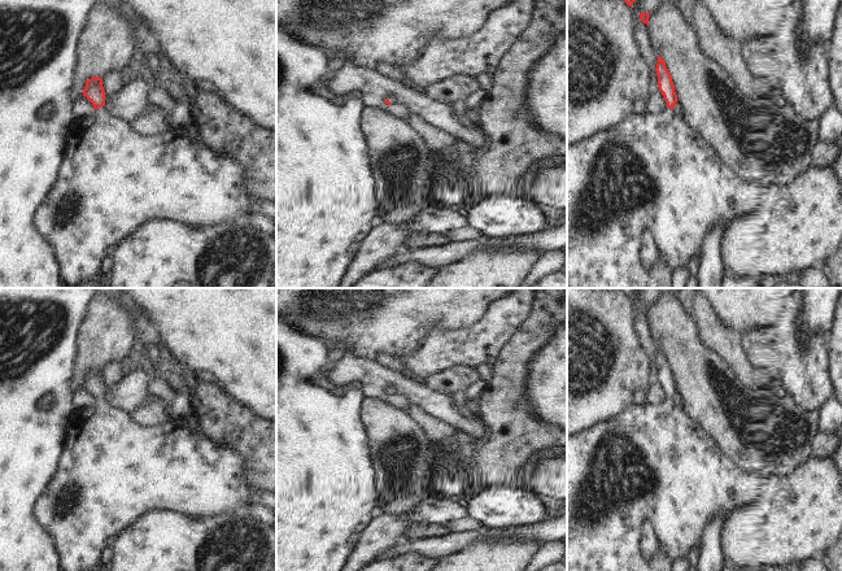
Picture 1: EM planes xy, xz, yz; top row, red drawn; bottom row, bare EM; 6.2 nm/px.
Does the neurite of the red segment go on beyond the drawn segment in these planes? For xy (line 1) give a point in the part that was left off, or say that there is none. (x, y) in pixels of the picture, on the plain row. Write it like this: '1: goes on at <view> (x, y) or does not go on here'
1: goes on at xy (114, 470)

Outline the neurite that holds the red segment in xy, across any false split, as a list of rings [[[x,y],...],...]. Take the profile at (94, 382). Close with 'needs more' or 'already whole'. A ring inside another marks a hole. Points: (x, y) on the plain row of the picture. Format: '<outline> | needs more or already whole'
[[[99,367],[86,372],[83,387],[92,393],[93,402],[77,410],[56,479],[38,504],[38,518],[53,536],[66,571],[109,571],[108,552],[112,540],[149,511],[165,509],[187,516],[241,514],[248,513],[249,504],[258,500],[259,491],[245,479],[247,461],[231,444],[214,441],[183,418],[143,423],[134,413],[112,406],[104,397],[105,382]]] | needs more

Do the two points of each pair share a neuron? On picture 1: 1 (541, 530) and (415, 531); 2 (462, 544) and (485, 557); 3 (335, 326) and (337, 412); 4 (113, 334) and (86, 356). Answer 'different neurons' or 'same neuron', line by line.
1: different neurons
2: different neurons
3: different neurons
4: same neuron

